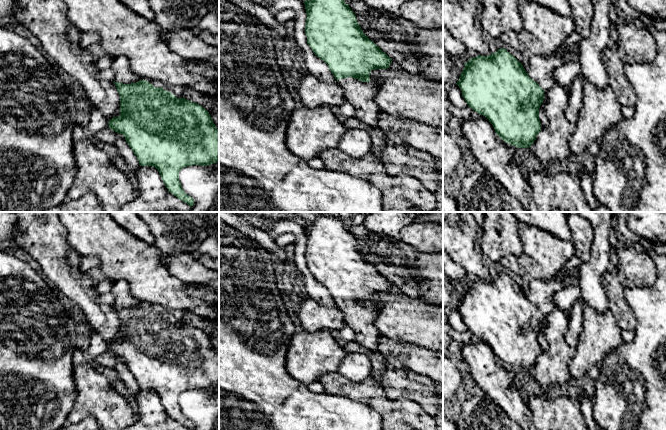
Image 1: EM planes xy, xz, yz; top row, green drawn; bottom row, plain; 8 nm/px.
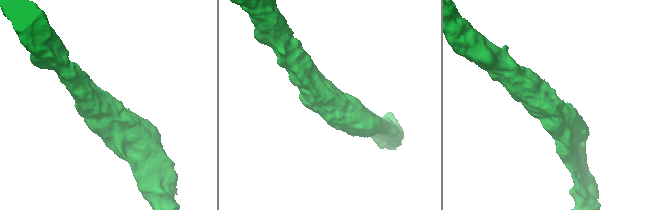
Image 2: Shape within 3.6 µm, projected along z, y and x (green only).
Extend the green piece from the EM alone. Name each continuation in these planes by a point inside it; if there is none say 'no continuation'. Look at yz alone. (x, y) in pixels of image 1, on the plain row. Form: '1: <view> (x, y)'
1: yz (540, 293)

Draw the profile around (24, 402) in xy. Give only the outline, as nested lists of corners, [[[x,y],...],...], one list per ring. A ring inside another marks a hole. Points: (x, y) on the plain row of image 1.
[[[0,251],[0,430],[59,430],[67,423],[76,398],[72,357],[81,331],[79,320],[68,306],[60,302],[41,272],[32,269],[29,263]]]

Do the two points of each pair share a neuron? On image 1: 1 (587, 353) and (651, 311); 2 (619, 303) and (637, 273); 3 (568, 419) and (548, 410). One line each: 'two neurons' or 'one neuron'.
1: two neurons
2: one neuron
3: one neuron

